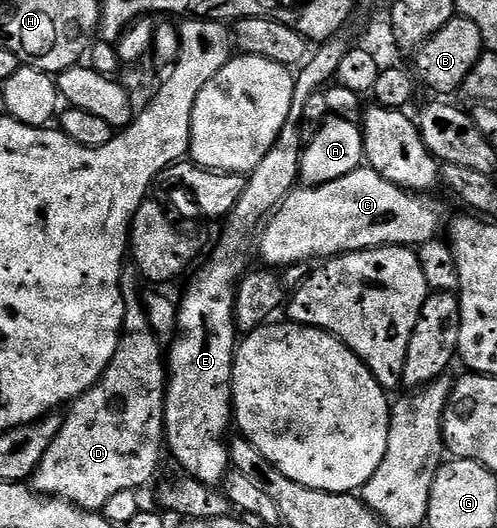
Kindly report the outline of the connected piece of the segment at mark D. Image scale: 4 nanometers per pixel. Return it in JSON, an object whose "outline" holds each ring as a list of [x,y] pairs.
{"outline":[[[128,263],[125,264],[123,271],[120,273],[120,290],[122,291],[122,295],[124,296],[124,318],[122,319],[122,331],[120,332],[120,338],[118,339],[118,351],[114,351],[114,359],[110,359],[110,363],[106,367],[106,371],[100,376],[98,379],[98,383],[93,389],[87,389],[81,397],[76,398],[75,401],[71,402],[70,408],[67,410],[69,411],[68,414],[63,414],[61,423],[60,423],[60,430],[58,431],[58,435],[54,435],[54,443],[50,443],[50,447],[46,451],[46,455],[42,455],[42,463],[38,463],[38,467],[36,468],[36,472],[32,474],[30,478],[30,485],[31,488],[35,489],[38,493],[43,493],[46,497],[61,497],[63,501],[72,501],[78,507],[82,507],[83,509],[90,509],[93,511],[100,511],[103,510],[104,504],[106,503],[106,499],[111,499],[114,494],[118,491],[126,491],[127,489],[134,489],[139,490],[141,488],[140,485],[144,485],[147,483],[148,480],[151,479],[152,476],[156,473],[156,468],[160,465],[160,449],[162,453],[162,446],[165,444],[164,439],[164,391],[166,388],[166,357],[165,354],[162,352],[162,341],[161,338],[156,336],[155,331],[150,327],[150,321],[148,316],[144,311],[144,303],[142,300],[142,288],[140,289],[140,285],[142,286],[142,278],[139,273],[136,272],[136,266]]]}

